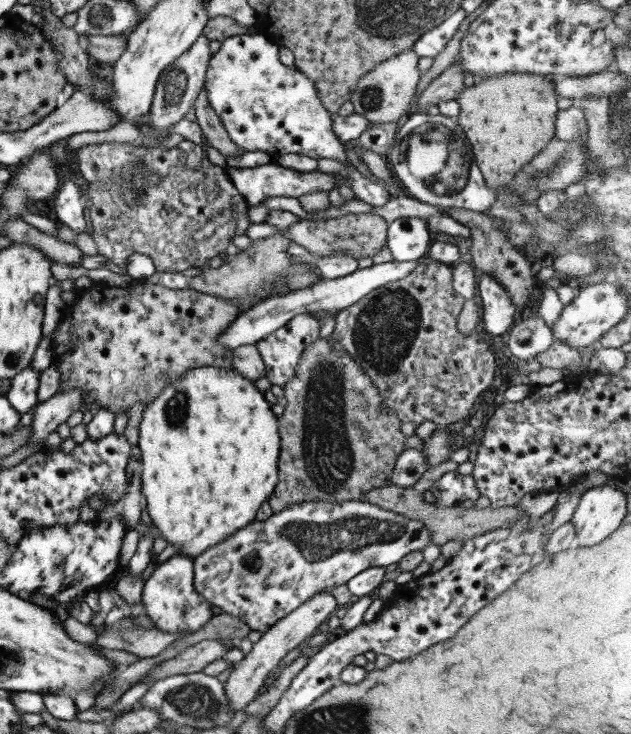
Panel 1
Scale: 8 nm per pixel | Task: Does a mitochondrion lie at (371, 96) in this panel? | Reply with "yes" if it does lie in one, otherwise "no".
yes

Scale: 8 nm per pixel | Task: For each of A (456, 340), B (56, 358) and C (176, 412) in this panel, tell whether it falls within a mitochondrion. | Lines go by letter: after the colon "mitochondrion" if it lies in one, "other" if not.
A: other
B: other
C: mitochondrion

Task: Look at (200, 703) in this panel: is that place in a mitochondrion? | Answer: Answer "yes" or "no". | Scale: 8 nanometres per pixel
yes

